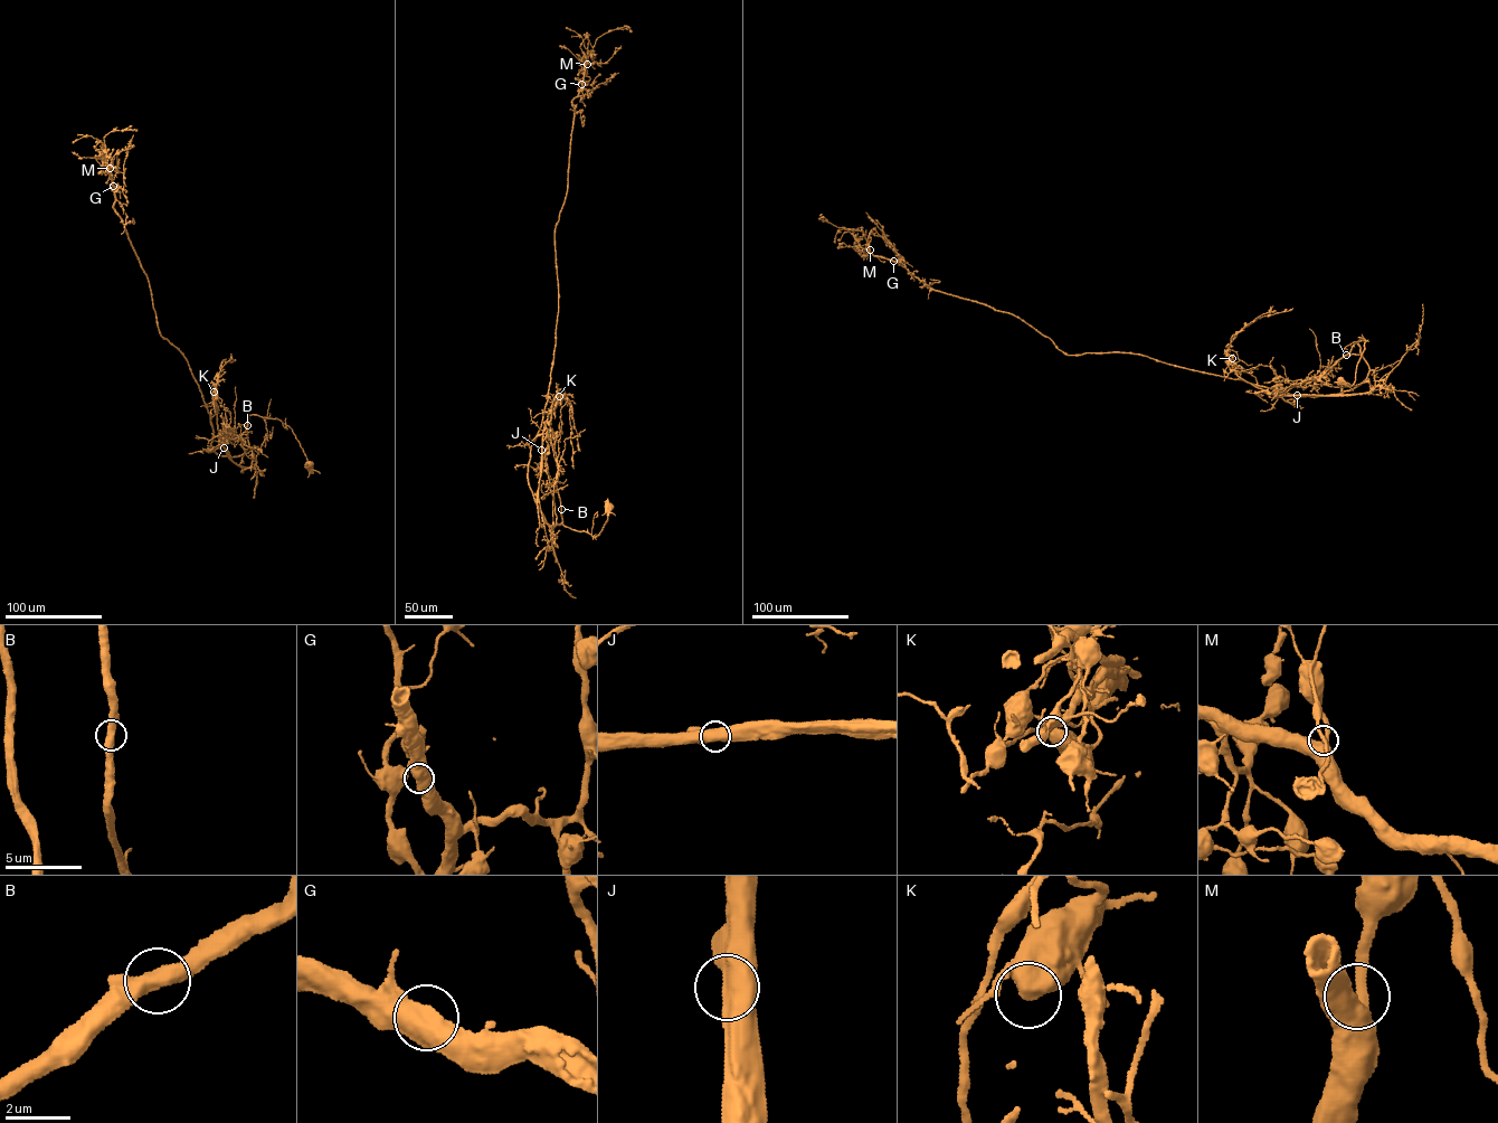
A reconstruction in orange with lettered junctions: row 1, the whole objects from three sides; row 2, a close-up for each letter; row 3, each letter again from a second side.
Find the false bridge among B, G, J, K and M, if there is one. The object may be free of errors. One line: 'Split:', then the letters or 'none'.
Split: J

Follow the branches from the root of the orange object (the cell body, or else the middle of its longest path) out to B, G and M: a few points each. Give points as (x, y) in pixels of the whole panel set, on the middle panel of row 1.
B: (608, 506), (607, 521), (595, 537), (565, 527), (561, 509)
G: (608, 506), (598, 535), (552, 528), (528, 478), (553, 360), (555, 230), (567, 187), (572, 101), (581, 84)
M: (608, 506), (598, 535), (552, 528), (528, 478), (555, 347), (555, 230), (567, 187), (572, 101), (587, 64)

